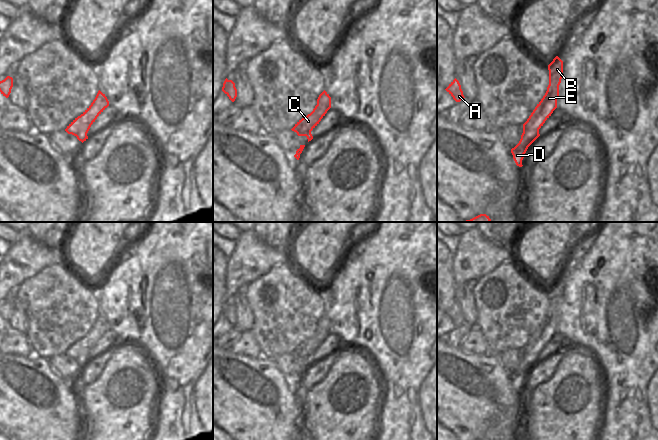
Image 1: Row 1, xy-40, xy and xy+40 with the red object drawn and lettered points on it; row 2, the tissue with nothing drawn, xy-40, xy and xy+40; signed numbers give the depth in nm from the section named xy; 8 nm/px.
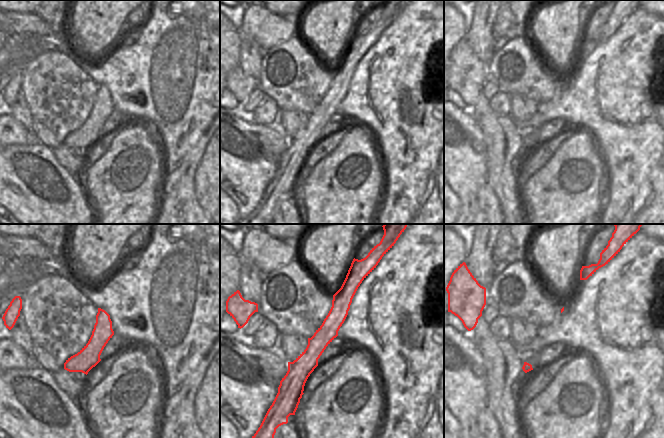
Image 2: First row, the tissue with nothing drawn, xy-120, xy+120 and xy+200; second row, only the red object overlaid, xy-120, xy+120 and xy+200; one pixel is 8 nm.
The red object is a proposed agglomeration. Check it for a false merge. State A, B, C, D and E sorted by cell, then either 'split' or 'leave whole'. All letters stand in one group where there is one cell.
groups A C / B D E; split

